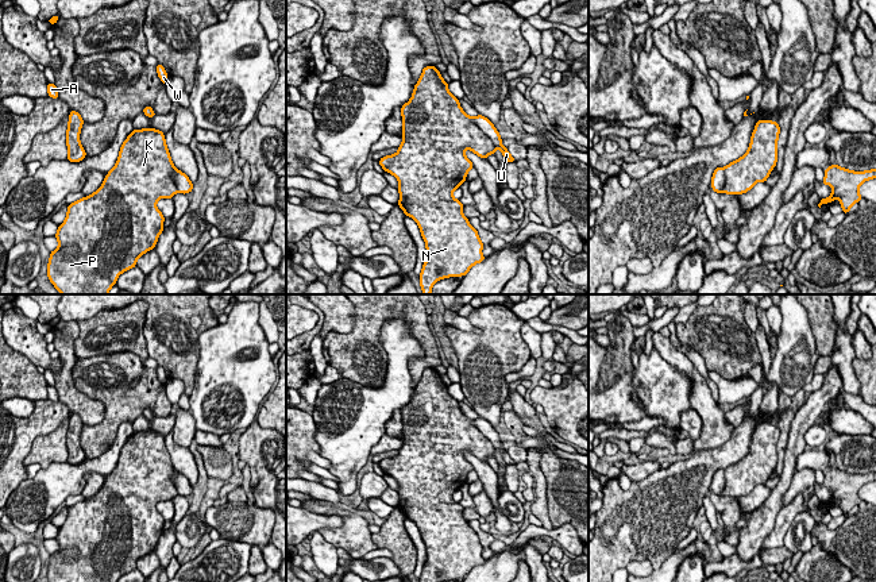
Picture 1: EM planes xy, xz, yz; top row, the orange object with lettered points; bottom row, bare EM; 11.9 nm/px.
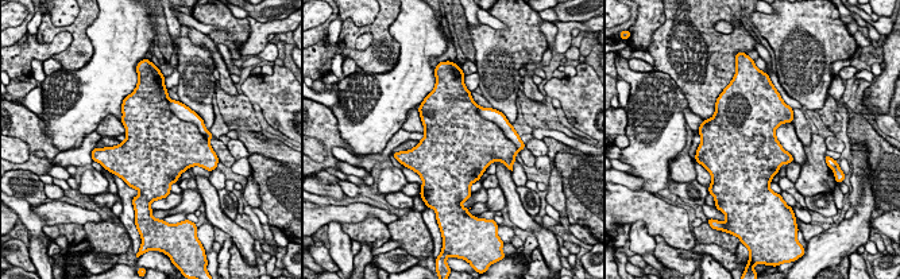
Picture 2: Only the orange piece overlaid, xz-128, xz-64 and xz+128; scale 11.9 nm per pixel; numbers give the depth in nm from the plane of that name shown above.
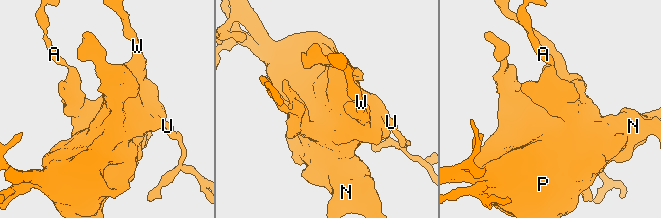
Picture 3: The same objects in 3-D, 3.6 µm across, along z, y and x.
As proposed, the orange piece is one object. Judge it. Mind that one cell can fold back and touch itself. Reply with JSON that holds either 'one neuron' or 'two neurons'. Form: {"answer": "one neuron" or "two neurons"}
{"answer": "one neuron"}

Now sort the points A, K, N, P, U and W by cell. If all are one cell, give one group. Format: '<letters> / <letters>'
A K N P U W

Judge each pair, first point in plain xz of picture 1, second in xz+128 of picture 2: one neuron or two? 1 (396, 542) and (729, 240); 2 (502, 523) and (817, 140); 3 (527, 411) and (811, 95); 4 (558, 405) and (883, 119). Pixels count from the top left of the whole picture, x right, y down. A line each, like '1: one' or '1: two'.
1: one
2: two
3: two
4: one

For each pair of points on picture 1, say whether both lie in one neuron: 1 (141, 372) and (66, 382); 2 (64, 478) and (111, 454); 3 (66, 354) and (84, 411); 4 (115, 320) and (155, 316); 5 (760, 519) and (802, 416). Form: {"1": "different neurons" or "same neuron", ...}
{"1": "different neurons", "2": "same neuron", "3": "same neuron", "4": "different neurons", "5": "same neuron"}

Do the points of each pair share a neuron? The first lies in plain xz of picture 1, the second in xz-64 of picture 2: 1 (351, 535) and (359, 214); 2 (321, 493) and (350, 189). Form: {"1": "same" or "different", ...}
{"1": "different", "2": "same"}

